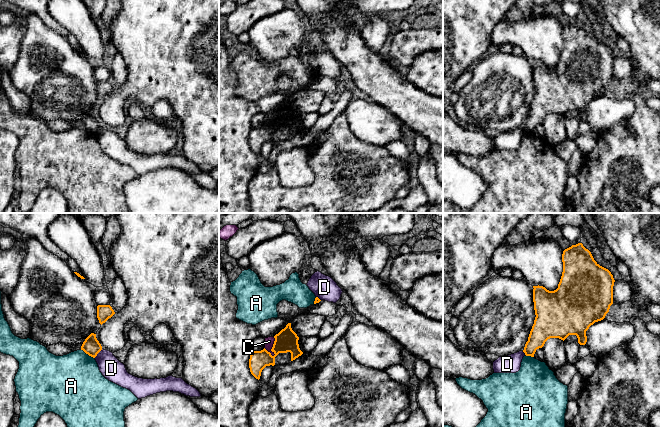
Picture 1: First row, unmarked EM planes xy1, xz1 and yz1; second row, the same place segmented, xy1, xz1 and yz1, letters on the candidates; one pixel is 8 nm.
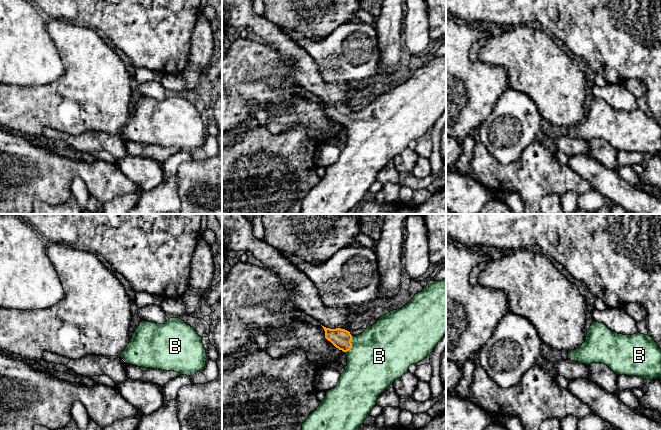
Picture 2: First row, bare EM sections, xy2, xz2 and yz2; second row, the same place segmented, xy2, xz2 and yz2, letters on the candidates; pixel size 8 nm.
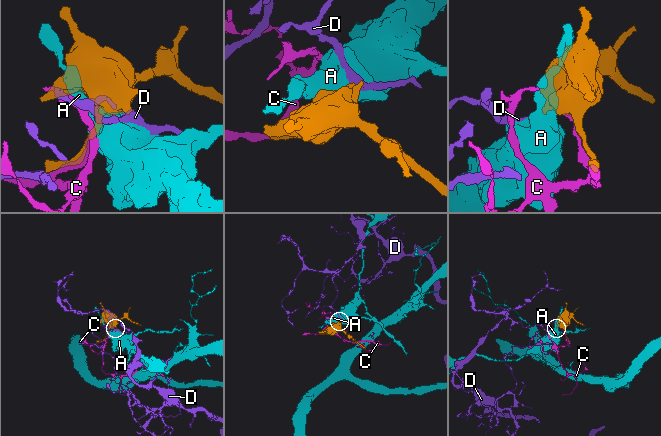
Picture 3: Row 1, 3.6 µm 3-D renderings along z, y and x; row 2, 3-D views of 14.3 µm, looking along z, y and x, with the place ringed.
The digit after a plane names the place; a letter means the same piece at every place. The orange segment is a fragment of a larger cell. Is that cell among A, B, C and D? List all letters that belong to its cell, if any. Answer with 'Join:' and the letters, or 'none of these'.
Join: B

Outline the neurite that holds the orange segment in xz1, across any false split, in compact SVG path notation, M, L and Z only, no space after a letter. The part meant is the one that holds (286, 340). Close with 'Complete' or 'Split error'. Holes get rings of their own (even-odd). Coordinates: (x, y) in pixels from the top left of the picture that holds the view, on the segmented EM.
M288 323L284 329L274 336L275 341L271 351L275 354L271 355L265 348L261 351L252 351L249 359L249 368L251 374L260 379L261 372L266 366L275 365L275 357L279 353L291 353L291 361L295 360L303 354L299 348L299 337L292 330L291 323Z. Complete

